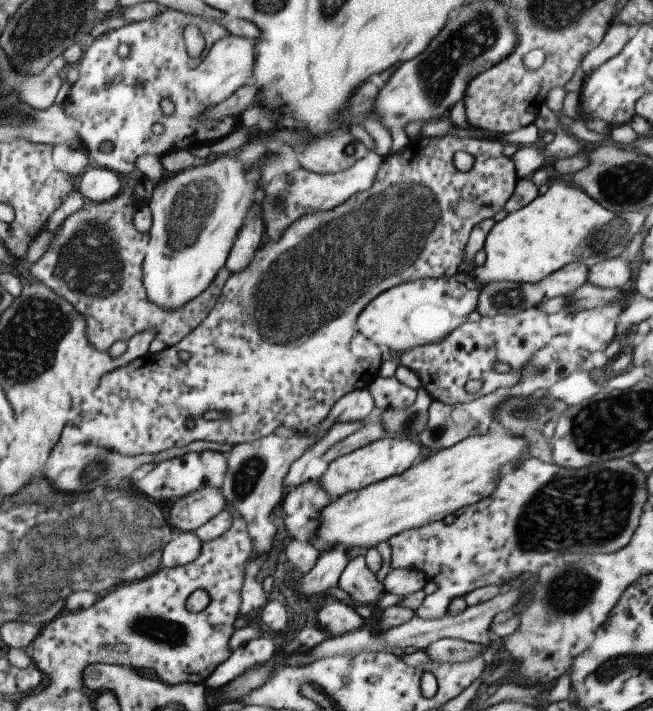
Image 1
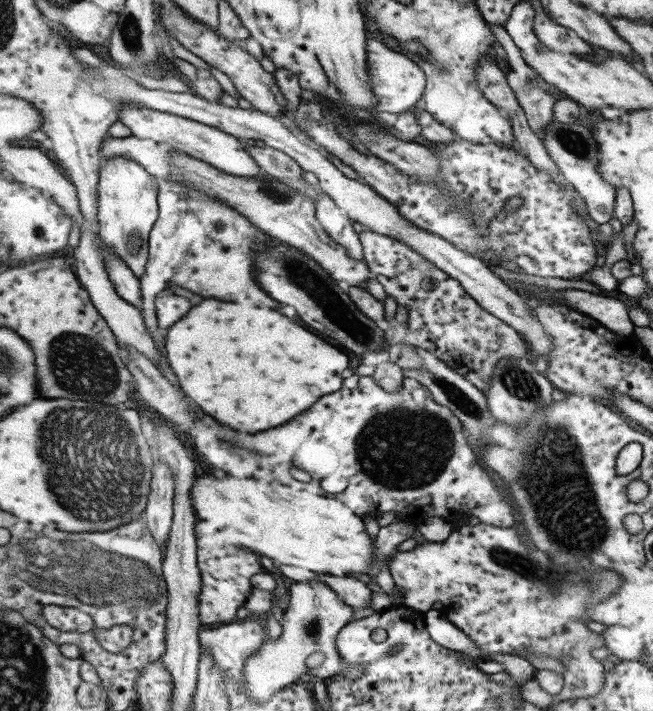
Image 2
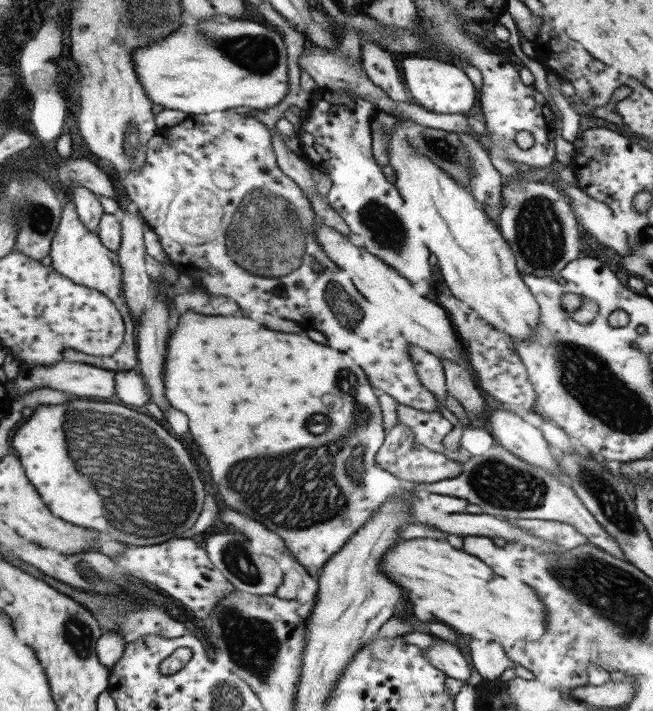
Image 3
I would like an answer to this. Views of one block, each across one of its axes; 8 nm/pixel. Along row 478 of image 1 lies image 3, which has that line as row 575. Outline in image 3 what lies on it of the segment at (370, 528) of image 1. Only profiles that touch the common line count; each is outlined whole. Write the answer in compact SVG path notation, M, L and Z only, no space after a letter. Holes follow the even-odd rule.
M402 539L384 556L384 573L404 590L408 600L434 615L458 634L497 642L504 649L545 633L546 609L536 591L516 579L497 576L478 558L456 550L446 540Z

